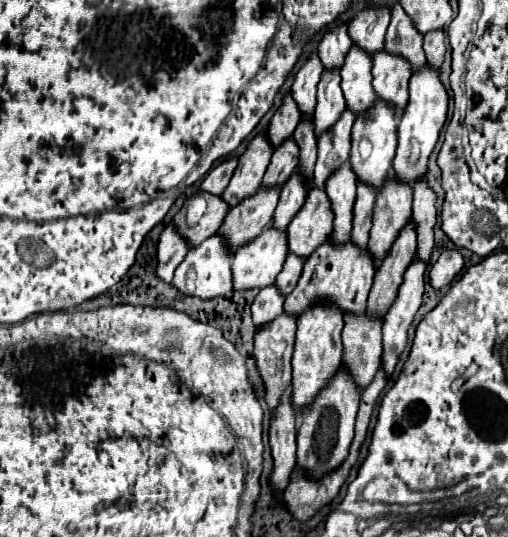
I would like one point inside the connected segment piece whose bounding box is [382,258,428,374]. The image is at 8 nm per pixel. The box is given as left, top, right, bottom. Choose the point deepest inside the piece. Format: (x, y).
(409, 298)

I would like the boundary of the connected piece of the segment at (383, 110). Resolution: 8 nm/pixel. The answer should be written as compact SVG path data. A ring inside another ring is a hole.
M378 100L372 104L372 108L368 108L366 112L362 112L360 116L356 116L354 128L352 128L352 150L350 150L350 164L354 166L354 172L358 176L358 180L364 180L376 188L380 188L380 184L384 184L384 180L390 174L392 168L392 158L394 158L394 148L396 148L396 110L392 104L388 104L386 100ZM362 138L368 138L368 142L372 144L372 152L368 158L360 156L360 142Z

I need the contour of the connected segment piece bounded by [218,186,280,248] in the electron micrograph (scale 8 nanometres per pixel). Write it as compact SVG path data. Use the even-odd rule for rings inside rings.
M260 186L254 196L240 200L240 204L228 212L218 232L226 236L232 248L240 248L242 244L254 240L272 222L278 194L280 190L276 186Z

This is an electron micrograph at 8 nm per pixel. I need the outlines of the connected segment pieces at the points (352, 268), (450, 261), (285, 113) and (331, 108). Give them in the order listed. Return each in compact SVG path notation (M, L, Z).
M332 236L326 238L324 244L320 244L304 264L304 272L300 276L298 286L286 296L284 310L300 316L304 308L314 304L314 300L334 300L344 312L364 312L366 310L366 296L370 292L370 284L376 272L374 256L370 254L368 248L360 248L352 240L346 244L336 244Z
M444 250L438 258L438 262L430 268L430 284L434 288L442 288L446 284L450 284L454 280L454 276L458 276L458 272L464 266L464 258L458 250Z
M286 92L282 106L276 110L276 114L270 120L268 126L268 140L272 146L278 146L280 142L284 142L286 138L292 136L296 124L300 120L300 112L298 112L298 104L294 104L294 98L290 96L290 92Z
M326 68L318 84L318 102L314 110L316 136L322 134L326 128L330 128L334 120L338 120L338 116L342 114L342 108L346 108L346 100L340 88L340 70Z

